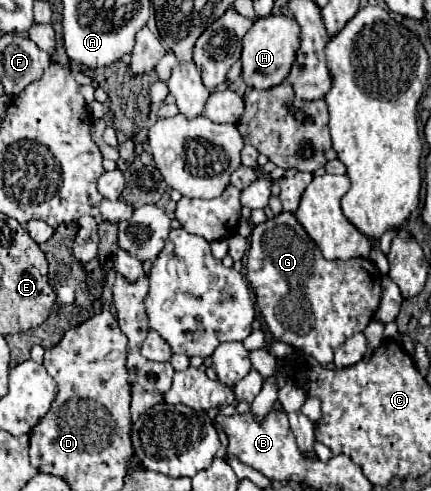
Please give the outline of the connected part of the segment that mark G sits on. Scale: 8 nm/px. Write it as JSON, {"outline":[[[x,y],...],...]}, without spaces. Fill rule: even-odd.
{"outline":[[[283,211],[273,219],[267,219],[265,223],[253,227],[245,269],[247,281],[255,293],[257,309],[273,337],[311,355],[321,365],[333,361],[333,353],[337,351],[337,347],[341,347],[347,337],[353,337],[355,329],[357,333],[361,333],[367,327],[367,323],[375,317],[381,301],[381,273],[371,259],[325,259],[317,243],[307,235],[303,225],[289,211]]]}

